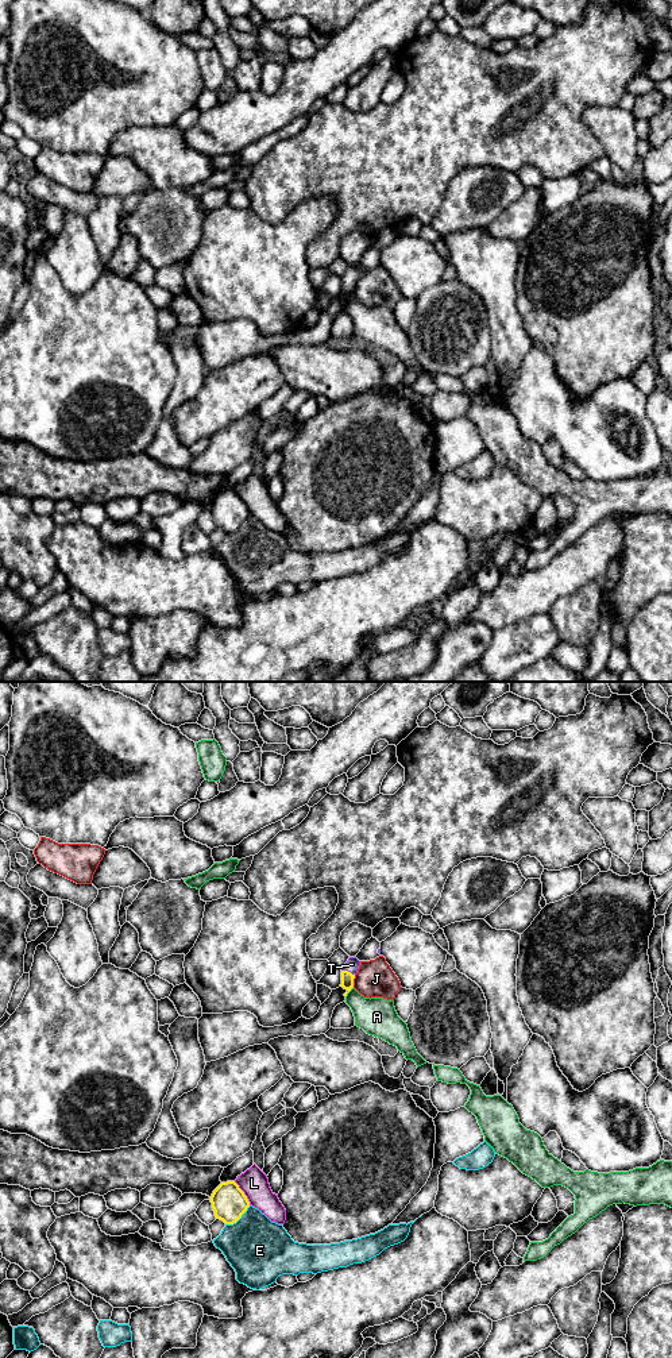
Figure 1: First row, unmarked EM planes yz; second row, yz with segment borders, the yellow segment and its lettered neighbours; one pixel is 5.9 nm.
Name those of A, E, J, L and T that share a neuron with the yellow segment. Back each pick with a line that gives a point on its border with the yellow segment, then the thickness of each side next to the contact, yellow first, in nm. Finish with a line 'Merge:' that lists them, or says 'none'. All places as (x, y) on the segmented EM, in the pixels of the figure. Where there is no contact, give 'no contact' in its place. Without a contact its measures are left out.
T: contact yz (347, 971); calibres 80 and 80 nm
Merge: T

